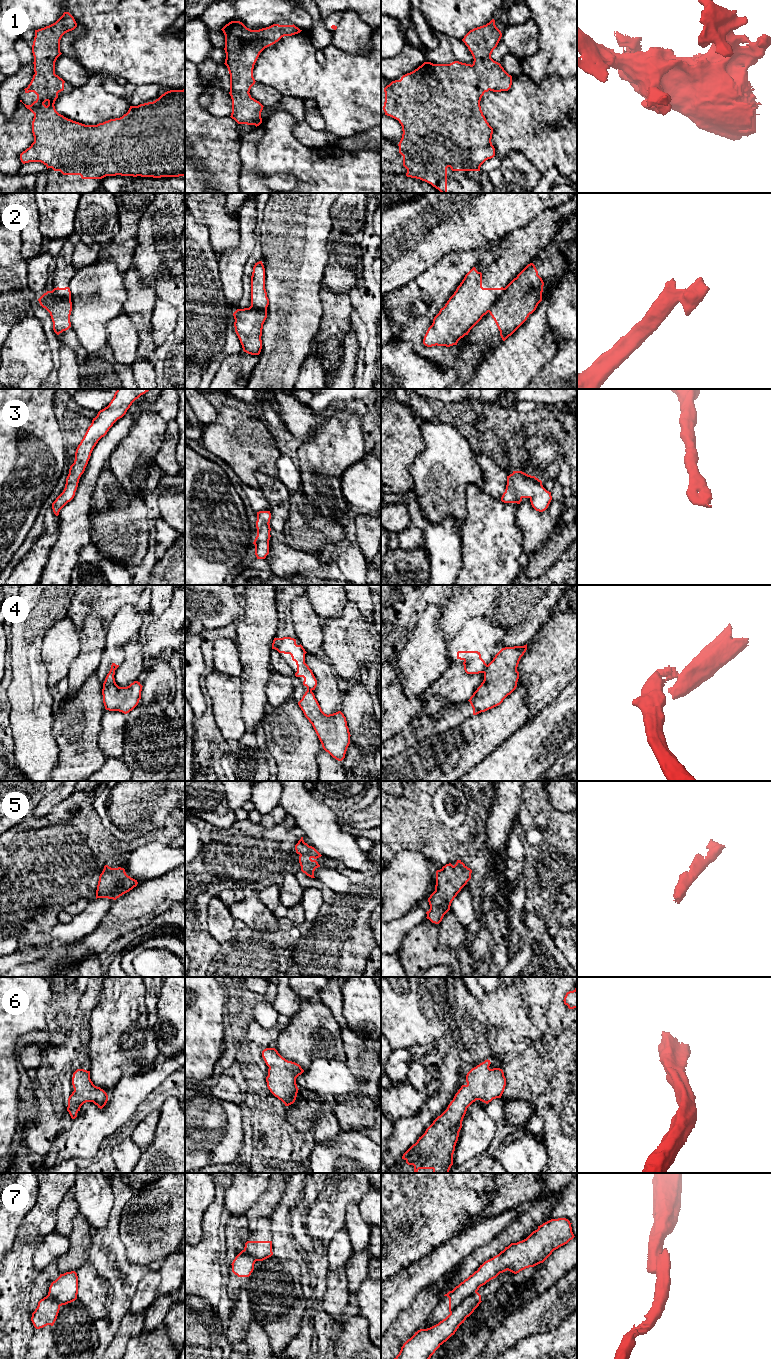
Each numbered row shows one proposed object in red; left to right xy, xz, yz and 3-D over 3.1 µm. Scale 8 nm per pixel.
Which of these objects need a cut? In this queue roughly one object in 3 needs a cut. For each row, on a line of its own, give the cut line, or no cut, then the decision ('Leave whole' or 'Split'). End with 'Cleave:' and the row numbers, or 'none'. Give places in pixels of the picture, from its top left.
1: No split. Leave whole
2: Split along yz (505, 288), (501, 296), (488, 311). Split
3: No split. Leave whole
4: Split along yz (487, 665), (483, 672). Split
5: No split. Leave whole
6: No split. Leave whole
7: Split along yz (476, 1291), (467, 1296), (450, 1313). Split
Cleave: 2, 4, 7

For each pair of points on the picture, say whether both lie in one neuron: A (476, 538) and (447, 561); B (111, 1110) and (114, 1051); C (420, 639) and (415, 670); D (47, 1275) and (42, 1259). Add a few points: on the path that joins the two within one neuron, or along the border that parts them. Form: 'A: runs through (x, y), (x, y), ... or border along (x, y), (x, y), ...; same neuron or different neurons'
A: border along (461, 526), (461, 567), (458, 573); different neurons
B: border along (127, 1072), (108, 1095); different neurons
C: runs through (420, 647), (420, 662); same neuron
D: border along (55, 1261), (39, 1271); different neurons

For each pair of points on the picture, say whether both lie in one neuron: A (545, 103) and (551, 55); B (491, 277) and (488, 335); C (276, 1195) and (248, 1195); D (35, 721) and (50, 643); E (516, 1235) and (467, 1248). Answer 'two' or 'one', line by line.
A: two
B: two
C: two
D: two
E: two

